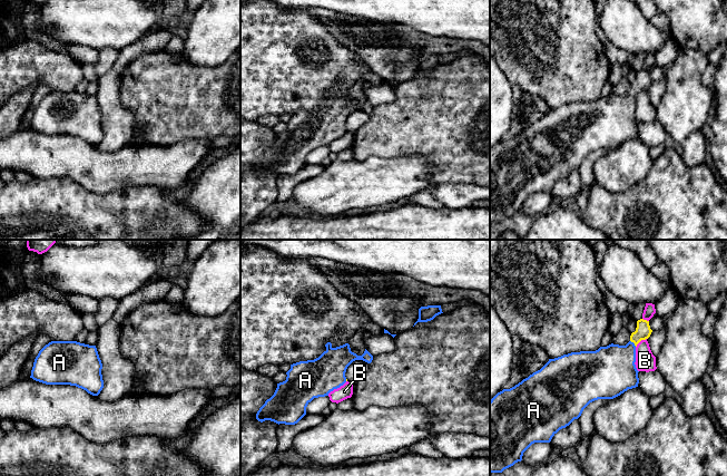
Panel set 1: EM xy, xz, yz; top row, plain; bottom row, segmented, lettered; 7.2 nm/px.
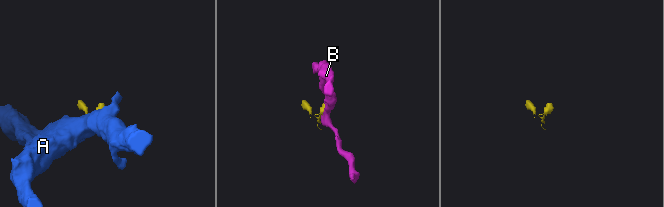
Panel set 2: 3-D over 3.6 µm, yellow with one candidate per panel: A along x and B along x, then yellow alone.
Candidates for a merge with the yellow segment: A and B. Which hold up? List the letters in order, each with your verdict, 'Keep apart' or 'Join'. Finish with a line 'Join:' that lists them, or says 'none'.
A: Join
B: Keep apart
Join: A

